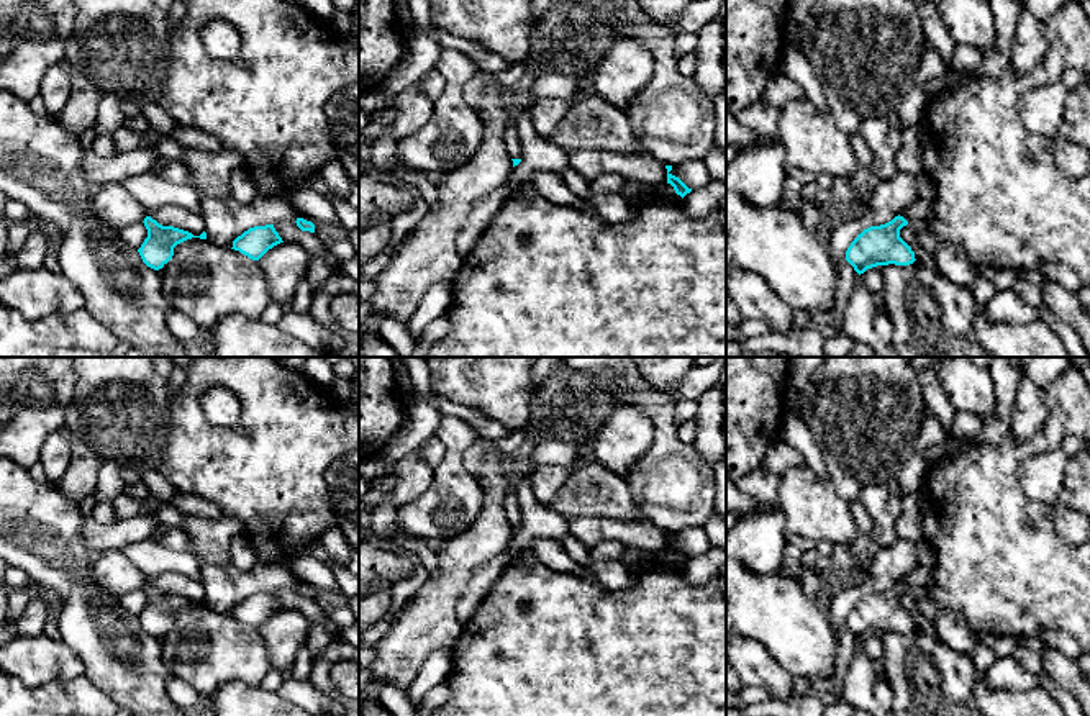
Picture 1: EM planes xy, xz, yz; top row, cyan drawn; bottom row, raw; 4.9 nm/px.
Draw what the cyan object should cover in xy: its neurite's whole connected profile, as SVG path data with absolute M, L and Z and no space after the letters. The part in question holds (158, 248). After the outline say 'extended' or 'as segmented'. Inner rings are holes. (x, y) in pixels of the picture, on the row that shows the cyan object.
M146 216L143 223L148 229L148 238L138 252L143 262L154 270L162 269L172 259L177 244L192 238L207 239L205 231L200 236L193 236L192 233L174 226L162 226L151 216Z | as segmented

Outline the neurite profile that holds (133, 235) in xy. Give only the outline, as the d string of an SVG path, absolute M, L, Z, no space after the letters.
M143 221L133 223L120 229L120 238L133 249L139 249L148 238L148 229Z

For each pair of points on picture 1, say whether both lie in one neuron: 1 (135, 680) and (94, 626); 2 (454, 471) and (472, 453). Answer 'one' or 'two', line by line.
1: one
2: two

